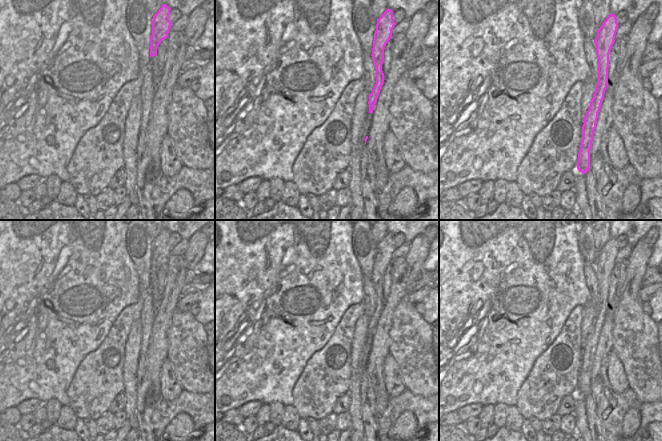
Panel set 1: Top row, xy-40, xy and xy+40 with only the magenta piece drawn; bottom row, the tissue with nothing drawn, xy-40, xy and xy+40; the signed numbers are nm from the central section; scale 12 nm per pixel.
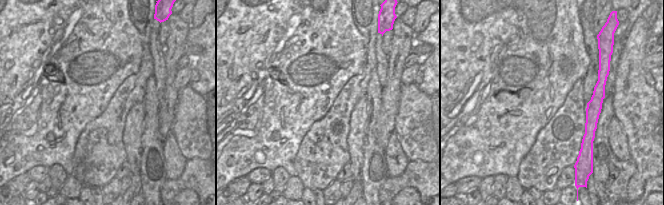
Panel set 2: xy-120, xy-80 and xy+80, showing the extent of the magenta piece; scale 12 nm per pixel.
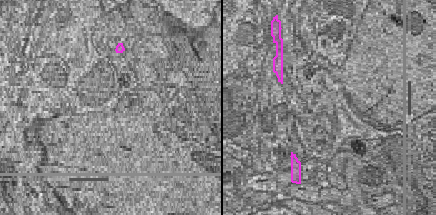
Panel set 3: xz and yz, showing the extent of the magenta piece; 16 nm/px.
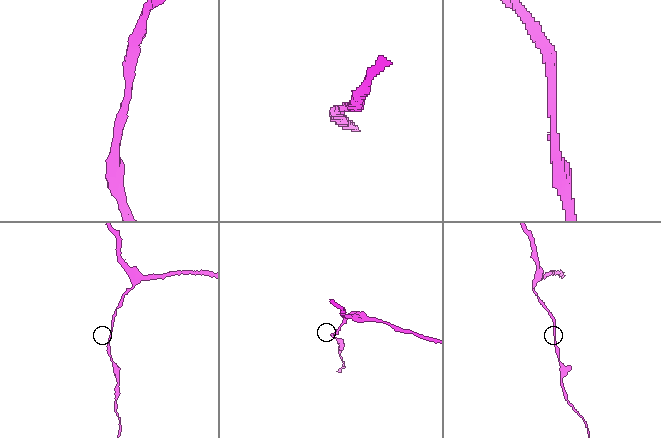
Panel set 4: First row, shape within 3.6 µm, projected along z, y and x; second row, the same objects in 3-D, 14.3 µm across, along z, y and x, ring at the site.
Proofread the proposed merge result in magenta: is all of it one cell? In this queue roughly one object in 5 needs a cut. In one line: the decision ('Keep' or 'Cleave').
Keep

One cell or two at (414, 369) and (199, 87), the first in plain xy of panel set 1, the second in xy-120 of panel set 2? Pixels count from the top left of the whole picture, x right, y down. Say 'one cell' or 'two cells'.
two cells

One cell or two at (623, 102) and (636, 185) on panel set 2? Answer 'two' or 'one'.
one

